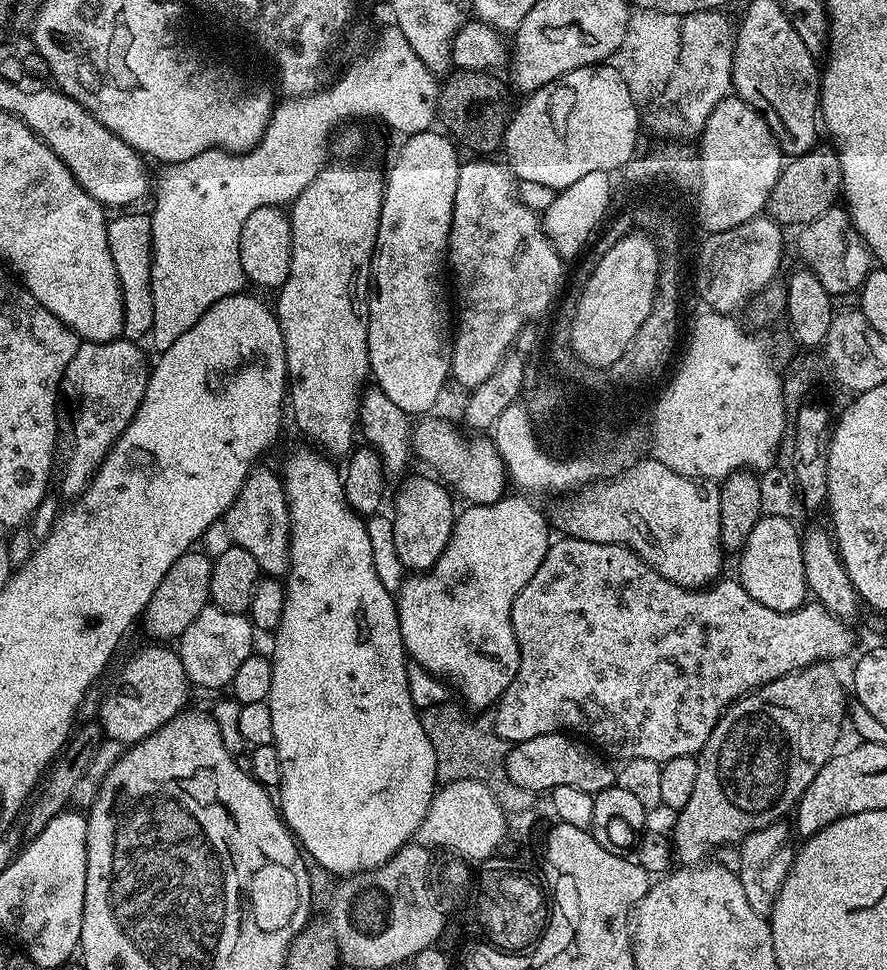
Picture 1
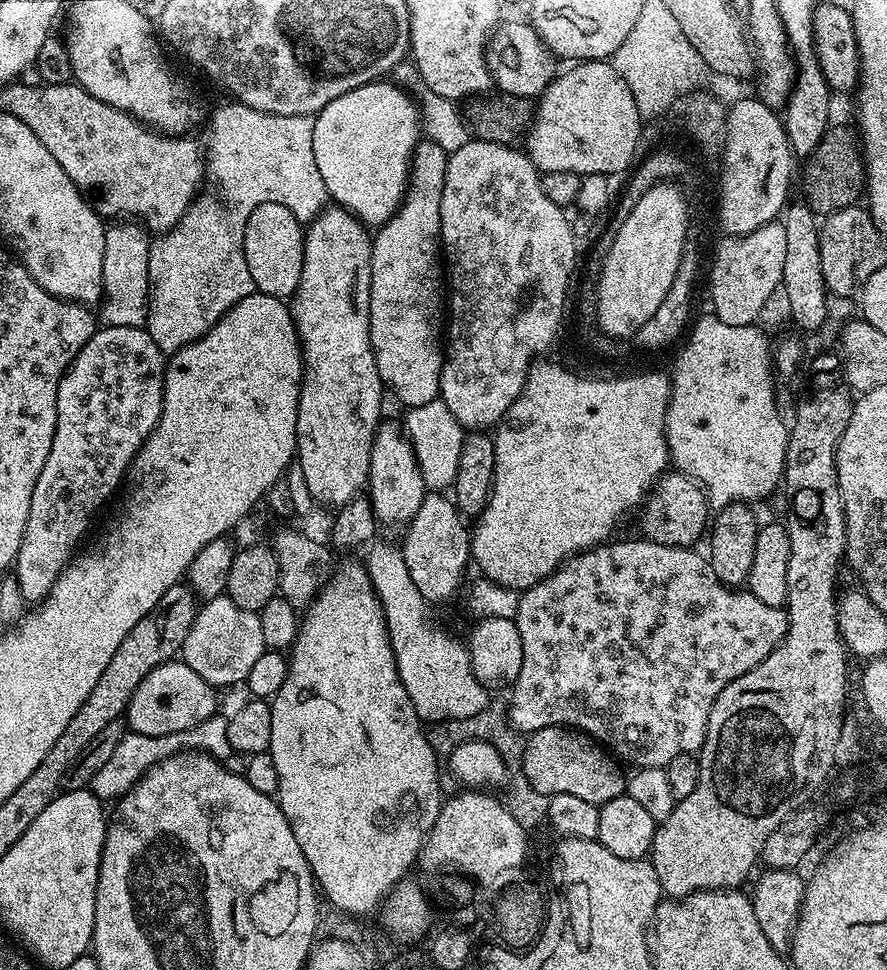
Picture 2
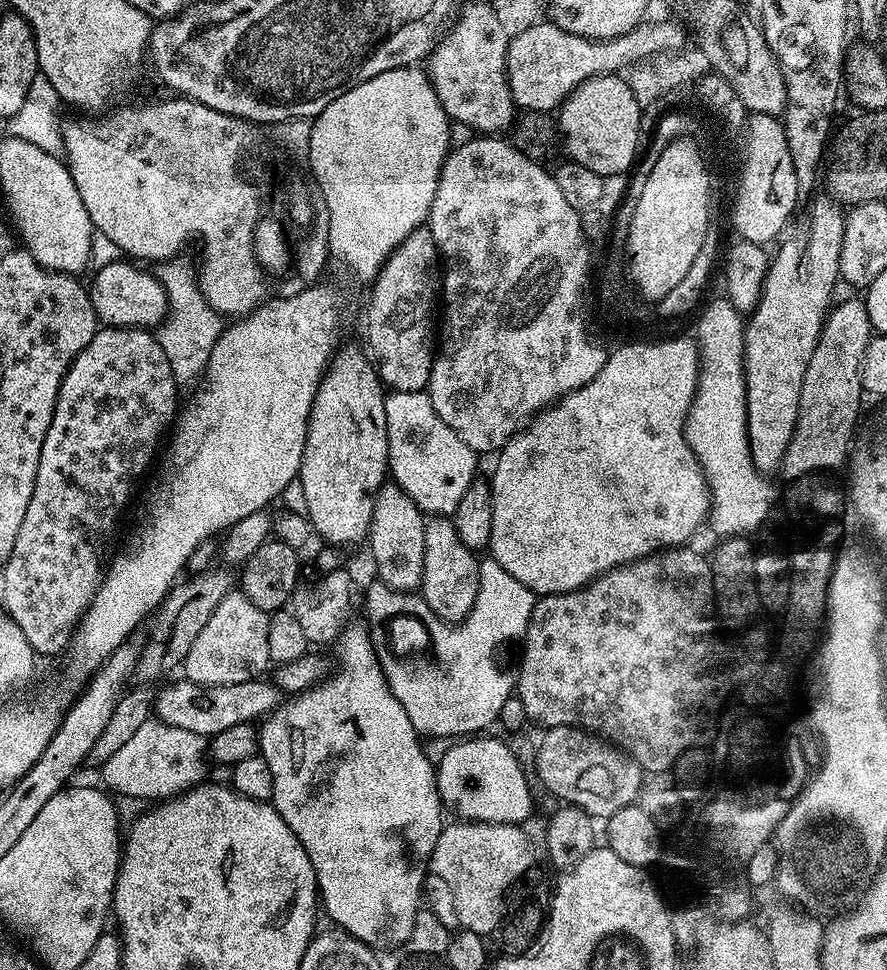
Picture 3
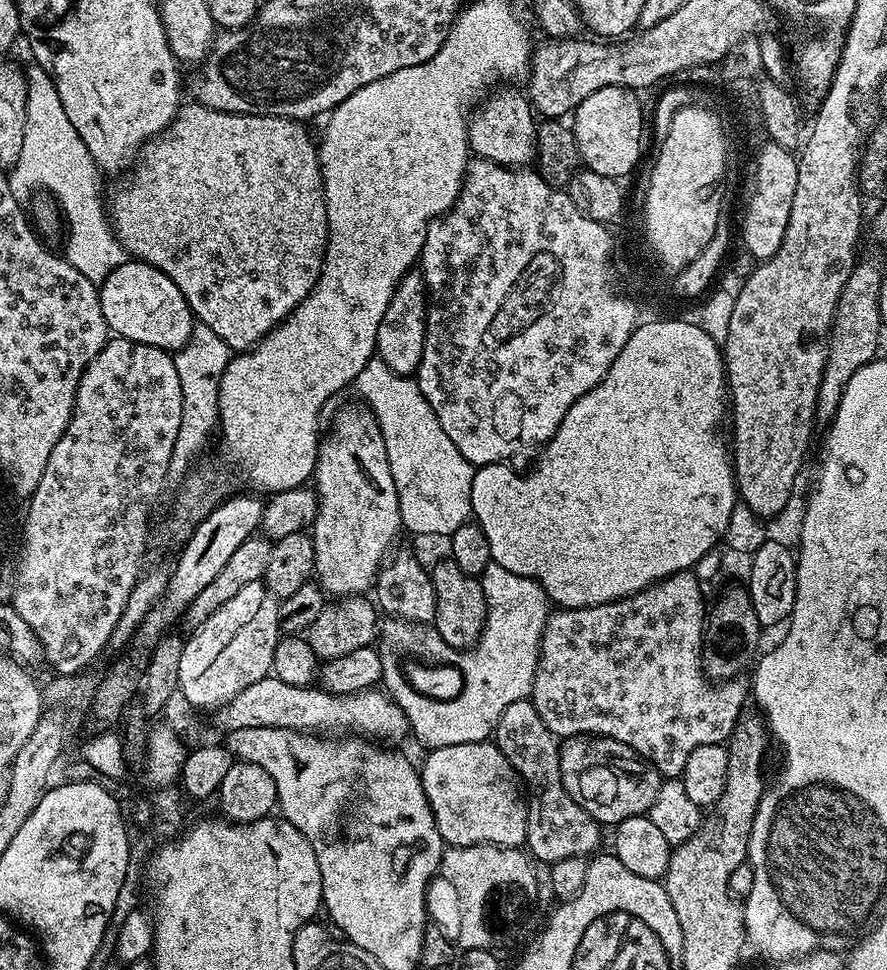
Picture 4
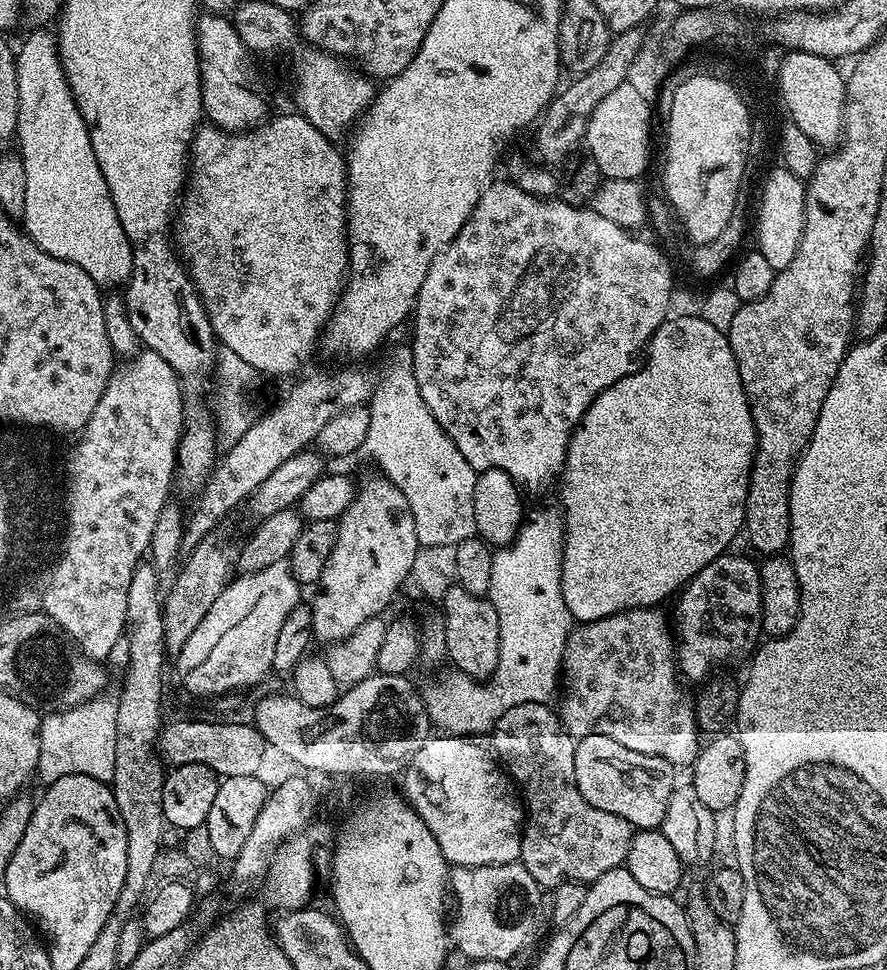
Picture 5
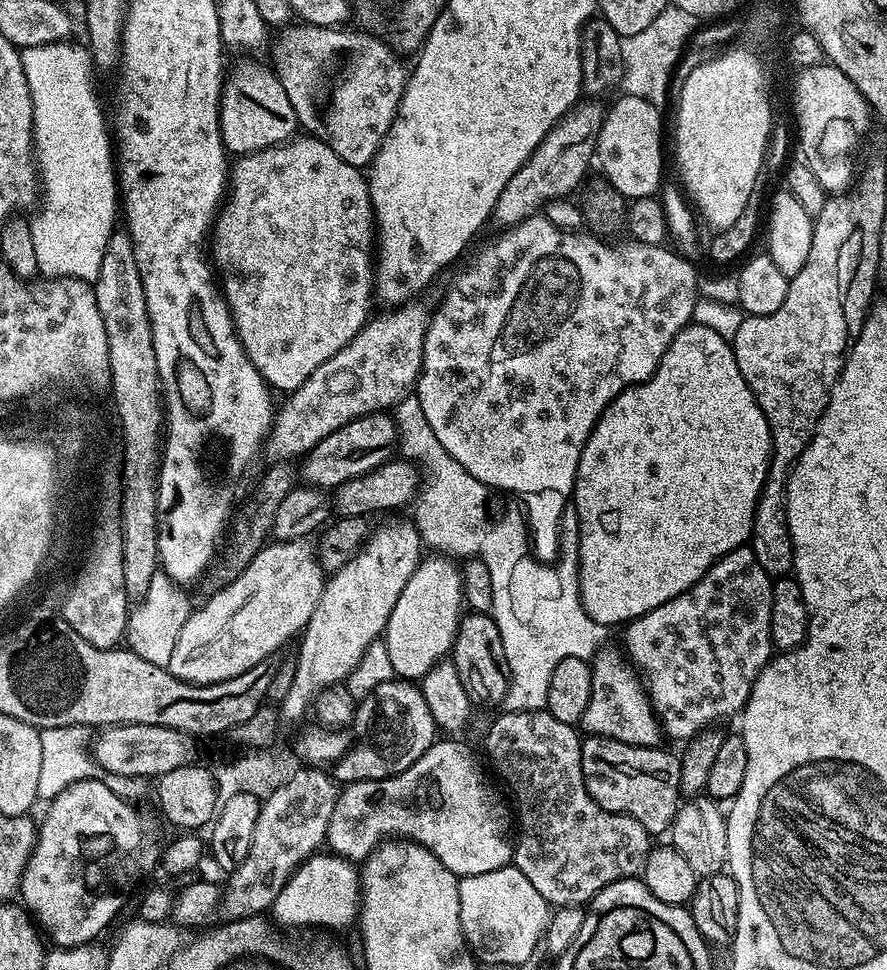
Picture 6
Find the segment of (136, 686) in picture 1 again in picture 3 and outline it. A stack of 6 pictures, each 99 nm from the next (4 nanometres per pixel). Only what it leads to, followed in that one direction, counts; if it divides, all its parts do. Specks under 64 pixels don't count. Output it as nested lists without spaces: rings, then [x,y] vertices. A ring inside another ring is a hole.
[[[187,678],[179,679],[173,684],[165,683],[163,685],[165,688],[161,687],[157,691],[154,705],[155,719],[170,726],[178,726],[178,730],[194,730],[194,734],[205,738],[217,736],[222,730],[230,730],[230,726],[259,721],[267,717],[282,700],[280,689],[264,678],[226,685],[196,684]]]

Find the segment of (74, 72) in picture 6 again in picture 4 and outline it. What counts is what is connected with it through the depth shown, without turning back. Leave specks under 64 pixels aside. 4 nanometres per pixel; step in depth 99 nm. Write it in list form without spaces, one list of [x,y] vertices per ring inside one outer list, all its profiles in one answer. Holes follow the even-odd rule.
[[[32,66],[26,75],[26,139],[14,169],[15,183],[24,188],[45,188],[44,192],[58,205],[66,232],[68,228],[68,237],[62,247],[64,259],[78,270],[78,274],[86,274],[86,278],[94,282],[103,282],[115,268],[124,264],[126,253],[112,229],[105,197],[104,200],[100,197],[102,172],[96,167],[90,150],[86,150],[86,142],[78,138],[78,130],[74,130],[62,107],[62,98],[58,98],[51,74],[42,67]]]

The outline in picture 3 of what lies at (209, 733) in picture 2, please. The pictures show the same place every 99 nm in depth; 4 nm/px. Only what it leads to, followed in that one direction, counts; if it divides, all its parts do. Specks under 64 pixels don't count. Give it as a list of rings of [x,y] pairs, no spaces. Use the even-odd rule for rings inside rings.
[[[151,718],[105,762],[103,787],[113,788],[118,795],[132,800],[163,802],[195,788],[209,775],[210,766],[204,762],[204,756],[206,760],[205,737],[194,734],[194,730],[178,730],[178,726]]]

